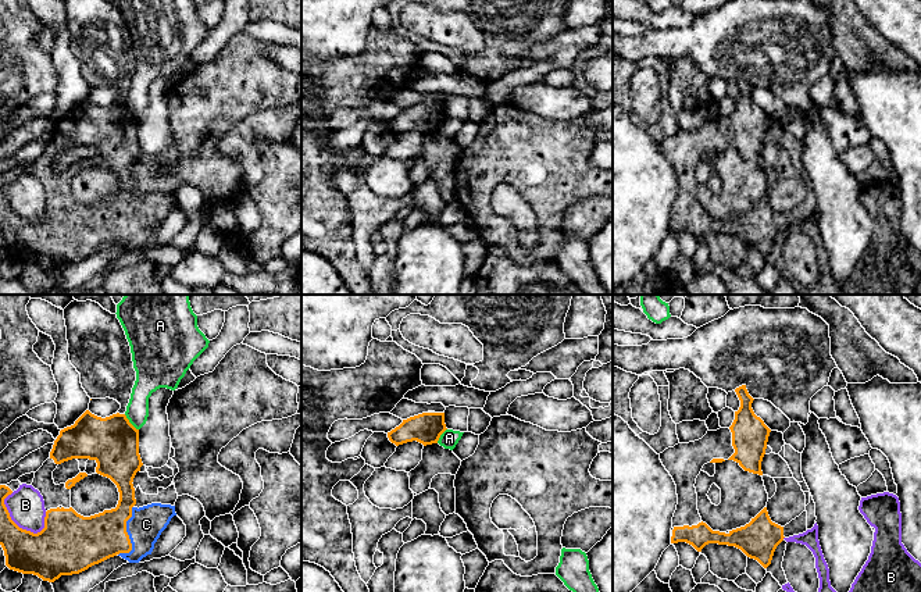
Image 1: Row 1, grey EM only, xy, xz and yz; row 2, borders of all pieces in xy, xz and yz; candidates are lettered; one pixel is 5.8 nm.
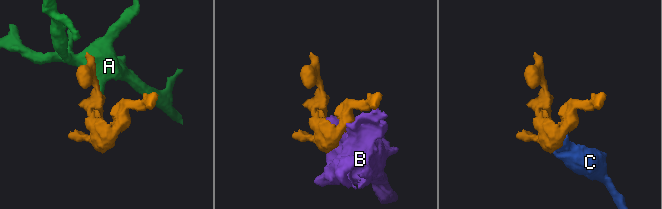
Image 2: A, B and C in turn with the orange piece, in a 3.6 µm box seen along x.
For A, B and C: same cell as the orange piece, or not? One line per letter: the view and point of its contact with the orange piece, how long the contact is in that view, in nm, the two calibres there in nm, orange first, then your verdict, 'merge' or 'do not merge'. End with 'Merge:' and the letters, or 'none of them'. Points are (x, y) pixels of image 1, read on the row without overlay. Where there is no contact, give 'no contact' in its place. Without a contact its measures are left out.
A: xy (129, 111) | 130 nm | 300/130 nm | do not merge
B: xy (11, 209) | 300 nm | 240/200 nm | do not merge
C: xy (127, 223) | 300 nm | 280/200 nm | merge
Merge: C

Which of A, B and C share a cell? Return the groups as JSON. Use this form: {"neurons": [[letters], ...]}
{"neurons": [["A"], ["B"], ["C"]]}

